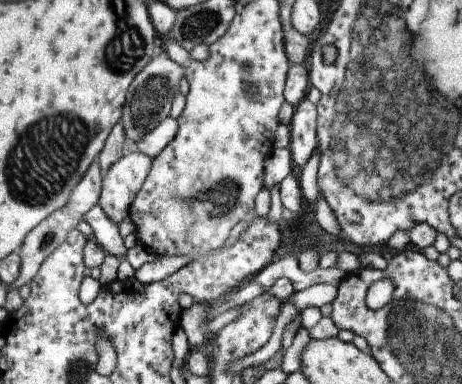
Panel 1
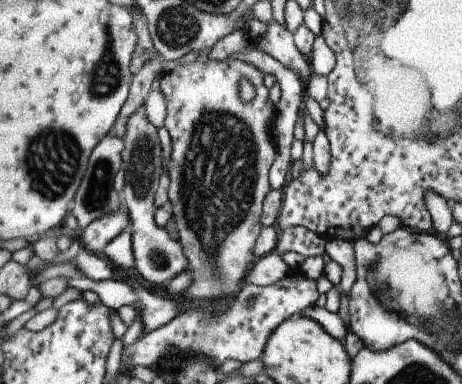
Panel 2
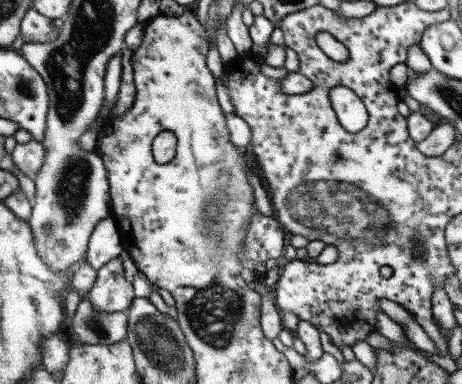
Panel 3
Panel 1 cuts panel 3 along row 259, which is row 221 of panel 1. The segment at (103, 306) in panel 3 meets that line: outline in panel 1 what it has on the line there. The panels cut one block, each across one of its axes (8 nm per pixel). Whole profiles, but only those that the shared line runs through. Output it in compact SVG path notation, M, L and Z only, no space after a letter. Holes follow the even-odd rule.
M123 152L123 158L119 158L113 166L105 170L99 206L105 210L111 222L119 224L129 216L131 202L141 190L151 170L151 162L153 158L145 154Z

